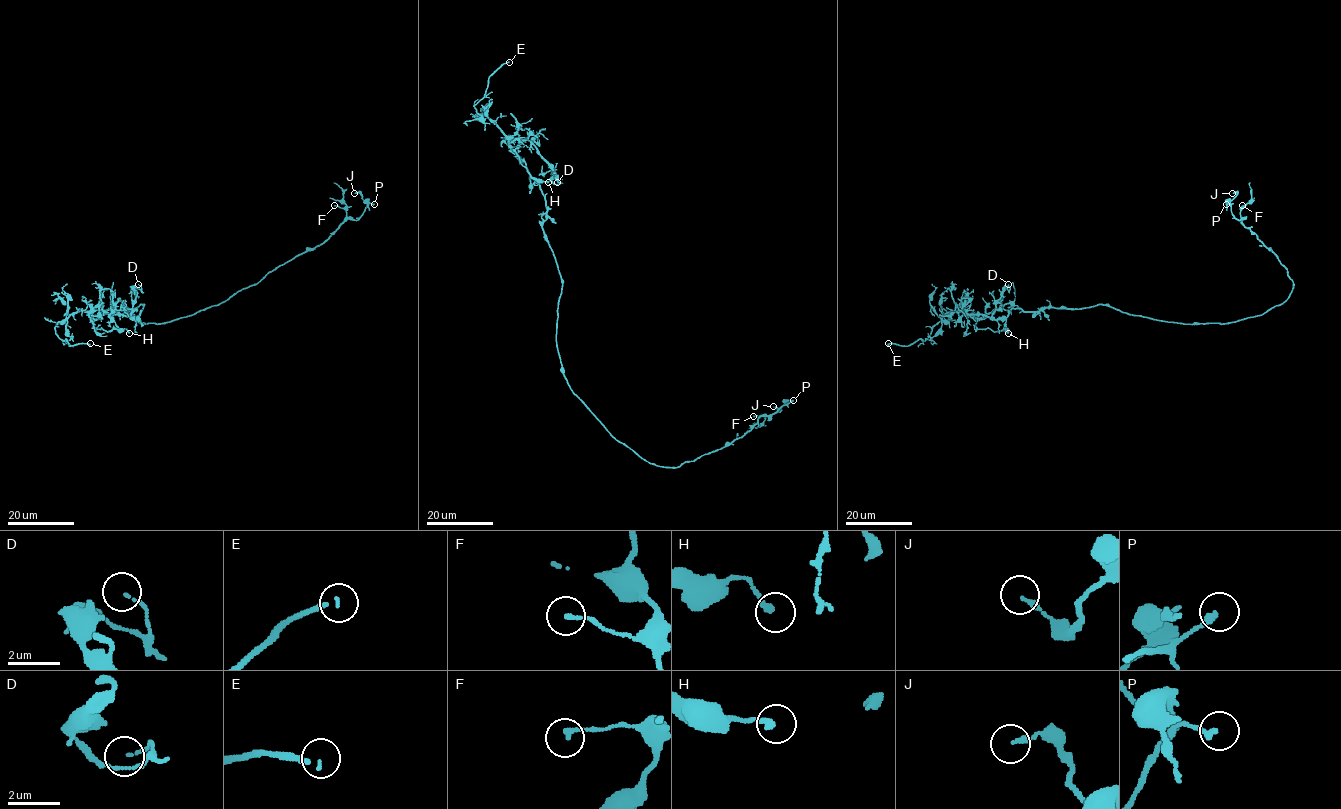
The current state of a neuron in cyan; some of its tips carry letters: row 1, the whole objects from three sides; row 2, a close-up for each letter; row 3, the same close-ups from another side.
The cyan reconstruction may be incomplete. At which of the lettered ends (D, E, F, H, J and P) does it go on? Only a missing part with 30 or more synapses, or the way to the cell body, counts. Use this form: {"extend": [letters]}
{"extend": ["E"]}

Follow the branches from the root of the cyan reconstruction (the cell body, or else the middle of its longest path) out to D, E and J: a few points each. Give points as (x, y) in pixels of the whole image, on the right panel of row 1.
D: (1179, 323), (1104, 305), (994, 309), (979, 319), (965, 313), (989, 317), (1008, 284)
E: (1179, 323), (1104, 305), (994, 309), (979, 319), (950, 311), (924, 340), (888, 343)
J: (1179, 323), (1226, 324), (1261, 315), (1292, 291), (1293, 281), (1275, 255), (1232, 214), (1232, 193)

